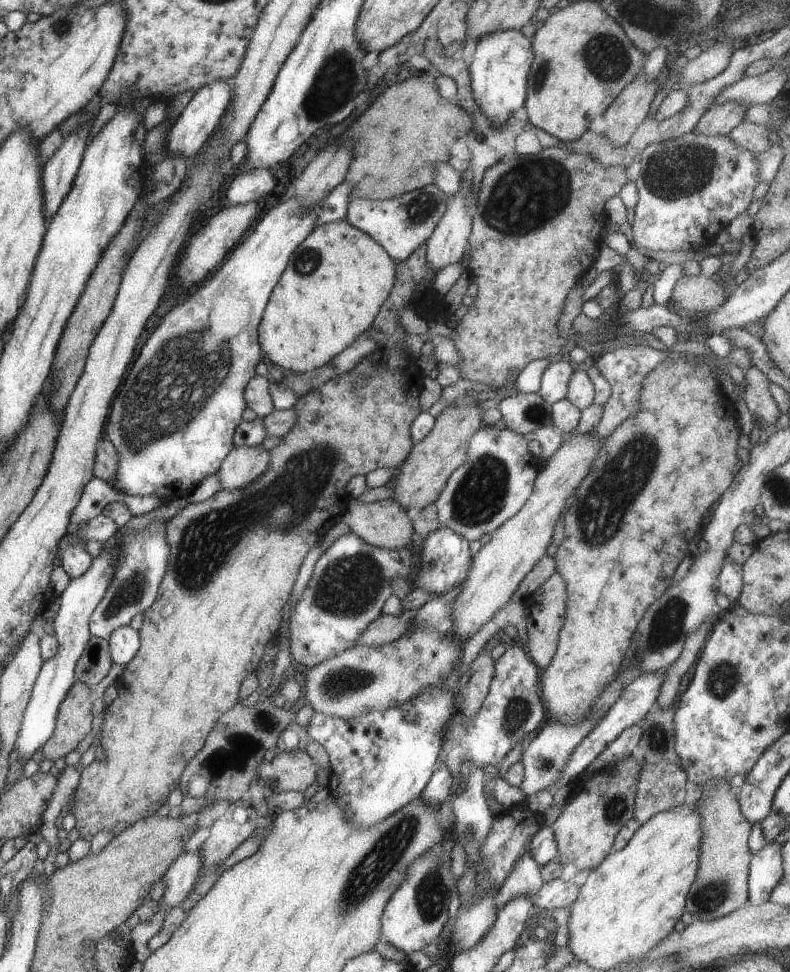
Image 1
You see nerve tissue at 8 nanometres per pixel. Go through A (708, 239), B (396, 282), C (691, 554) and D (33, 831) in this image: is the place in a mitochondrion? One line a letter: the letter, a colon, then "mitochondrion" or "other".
A: other
B: other
C: other
D: other

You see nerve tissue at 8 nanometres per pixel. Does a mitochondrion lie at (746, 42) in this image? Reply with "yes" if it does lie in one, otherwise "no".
no

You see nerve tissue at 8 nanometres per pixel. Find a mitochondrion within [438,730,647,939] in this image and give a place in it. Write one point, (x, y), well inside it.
(616, 807)

